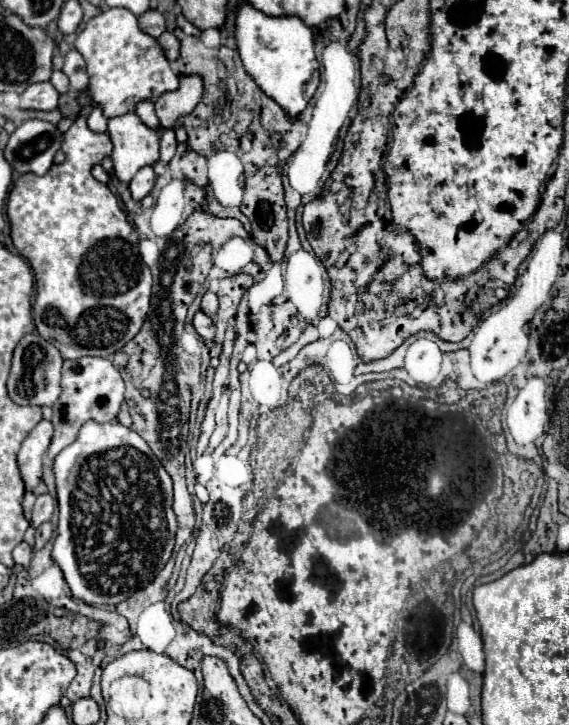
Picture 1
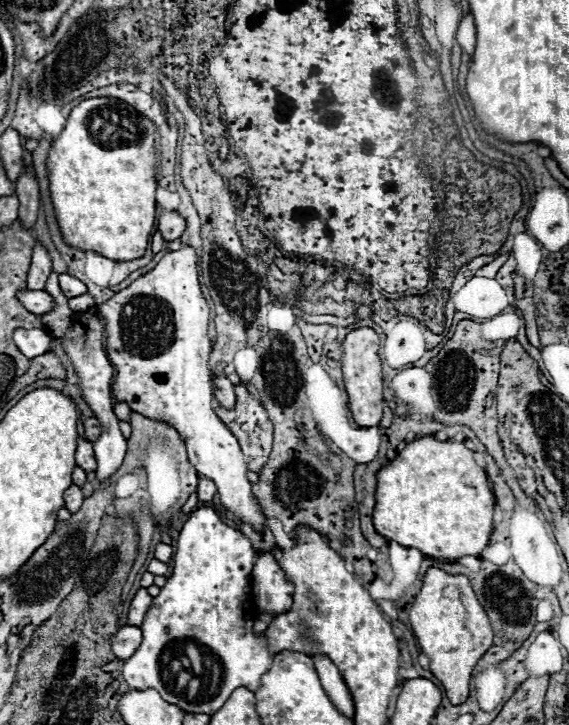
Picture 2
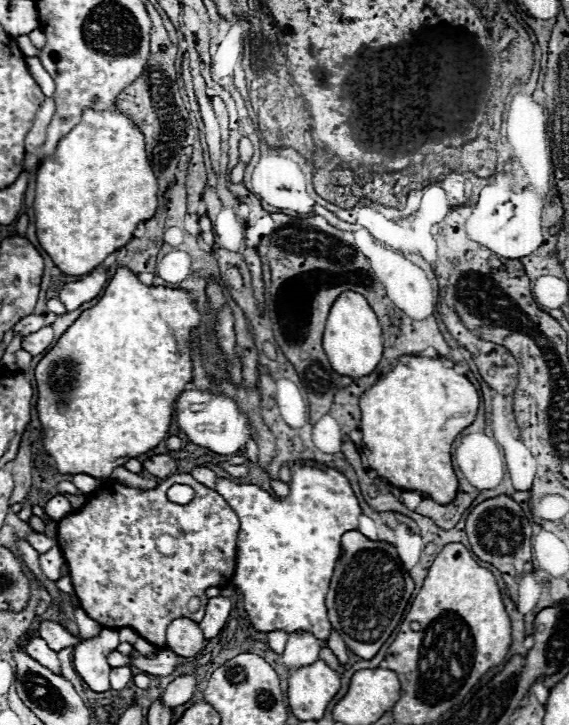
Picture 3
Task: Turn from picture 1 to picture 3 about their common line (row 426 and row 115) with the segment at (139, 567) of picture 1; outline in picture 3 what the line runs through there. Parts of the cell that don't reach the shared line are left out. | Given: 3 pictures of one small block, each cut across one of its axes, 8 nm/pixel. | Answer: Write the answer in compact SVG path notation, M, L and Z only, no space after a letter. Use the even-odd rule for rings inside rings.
M116 106L108 110L84 110L82 120L60 138L56 152L40 162L36 172L36 234L40 246L54 264L68 276L84 276L104 262L104 258L130 242L136 226L150 220L158 208L158 180L146 154L140 128Z

